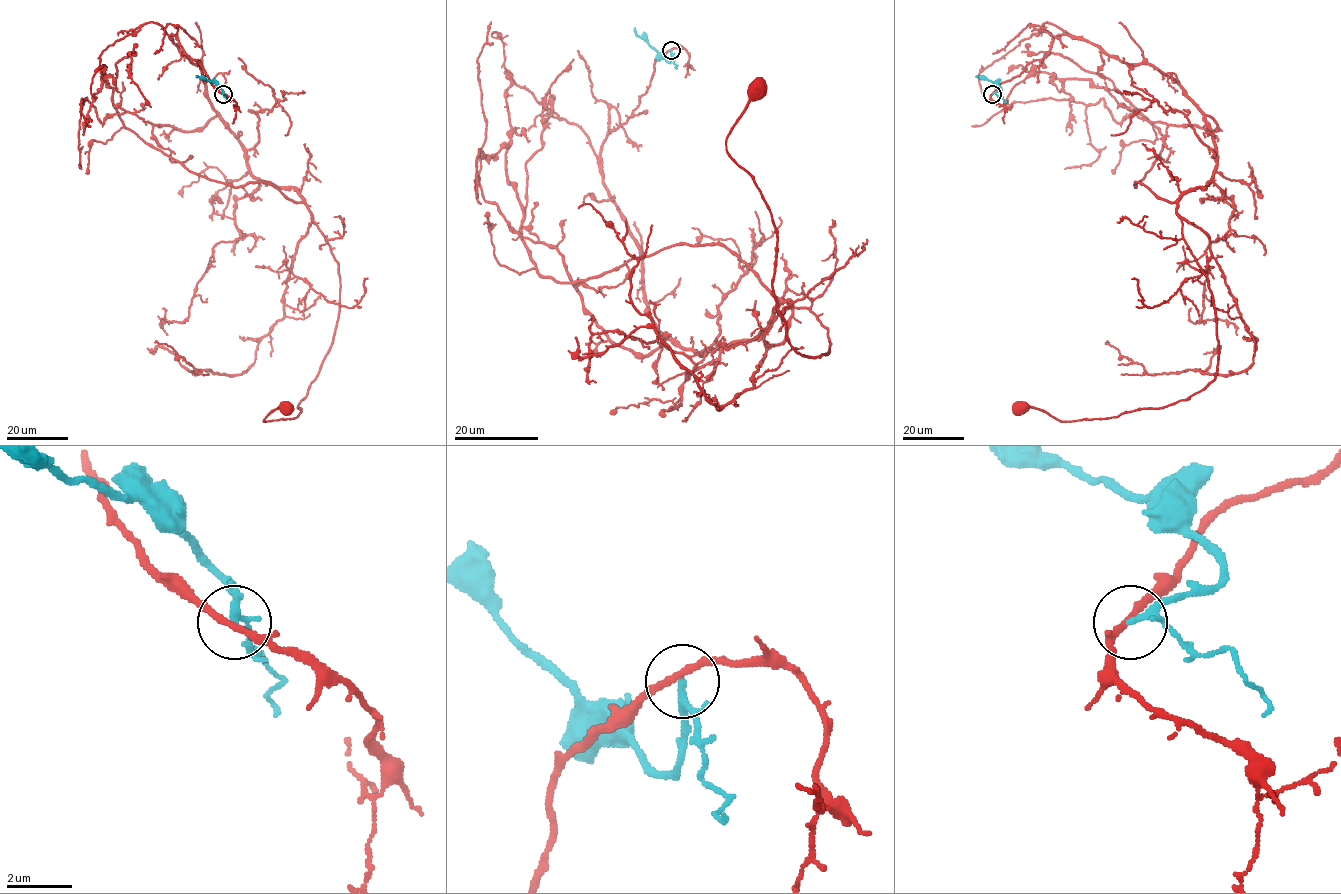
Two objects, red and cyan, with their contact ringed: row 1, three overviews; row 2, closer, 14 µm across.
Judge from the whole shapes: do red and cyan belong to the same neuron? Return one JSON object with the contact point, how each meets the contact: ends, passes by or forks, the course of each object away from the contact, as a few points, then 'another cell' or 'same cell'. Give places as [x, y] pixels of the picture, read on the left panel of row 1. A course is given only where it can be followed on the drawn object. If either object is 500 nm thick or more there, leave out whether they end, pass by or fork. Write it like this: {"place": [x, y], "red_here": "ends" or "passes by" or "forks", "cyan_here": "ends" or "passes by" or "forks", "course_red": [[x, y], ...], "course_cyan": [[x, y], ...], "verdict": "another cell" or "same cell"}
{"place": [223, 94], "red_here": "passes by", "cyan_here": "forks", "course_red": [[223, 94], [172, 34], [247, 169], [297, 191], [338, 265], [333, 341], [301, 411], [263, 421], [286, 408]], "course_cyan": [[223, 94], [213, 82], [196, 75]], "verdict": "another cell"}

